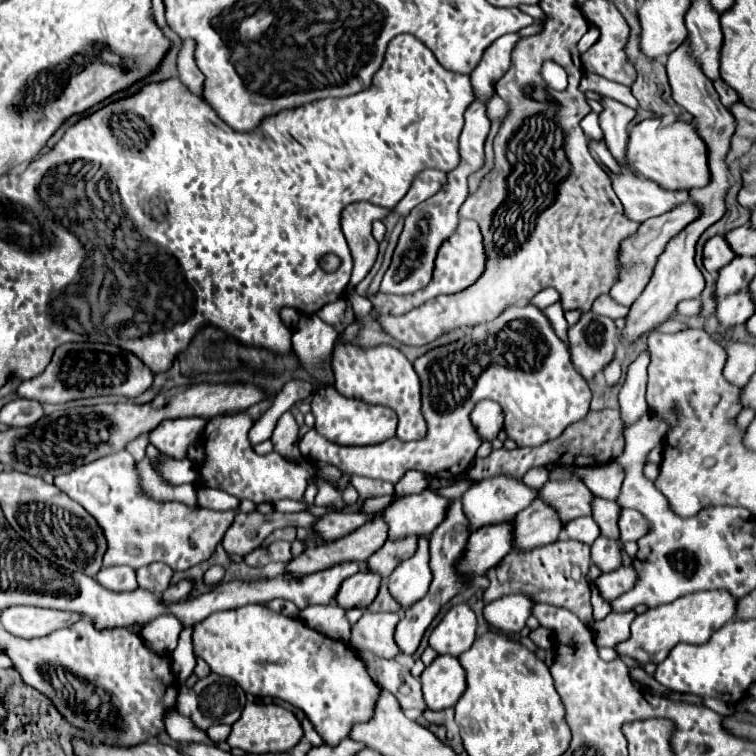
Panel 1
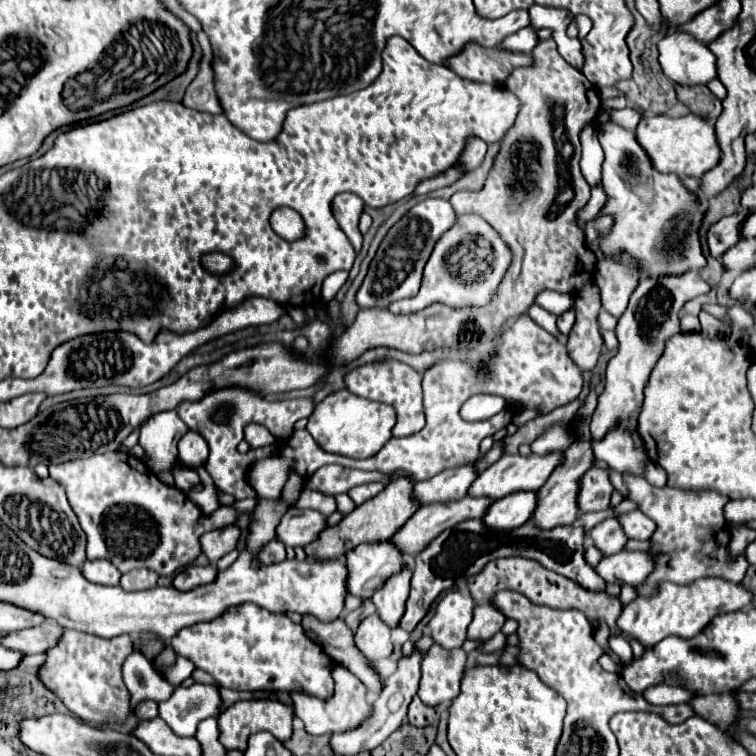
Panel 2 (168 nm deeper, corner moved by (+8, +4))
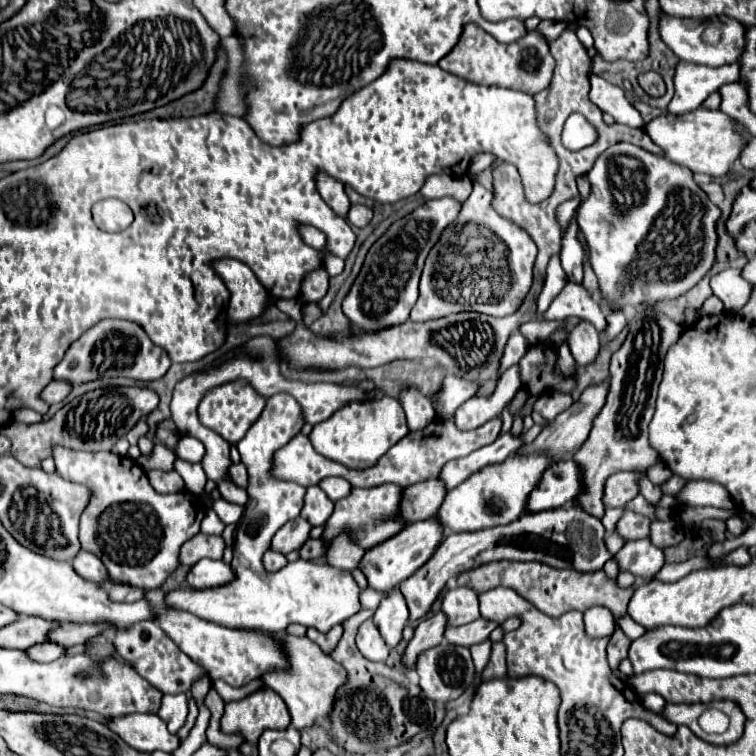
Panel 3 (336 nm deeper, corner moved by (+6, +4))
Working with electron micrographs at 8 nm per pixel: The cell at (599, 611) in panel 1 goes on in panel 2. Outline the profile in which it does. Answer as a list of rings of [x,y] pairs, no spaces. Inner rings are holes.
[[[467,520],[461,522],[457,528],[449,528],[441,532],[423,552],[415,556],[415,570],[411,578],[411,594],[407,598],[405,614],[399,622],[399,626],[407,632],[411,632],[419,620],[427,614],[431,602],[445,590],[451,590],[459,584],[459,580],[465,580],[471,574],[481,572],[481,568],[497,558],[509,558],[509,556],[521,556],[531,558],[539,564],[543,564],[547,570],[559,572],[561,576],[567,576],[575,582],[579,582],[583,588],[589,590],[605,590],[605,580],[585,562],[583,556],[583,542],[585,542],[585,530],[581,524],[571,526],[555,526],[551,530],[537,528],[531,520],[521,524],[513,530],[491,530],[481,520]]]

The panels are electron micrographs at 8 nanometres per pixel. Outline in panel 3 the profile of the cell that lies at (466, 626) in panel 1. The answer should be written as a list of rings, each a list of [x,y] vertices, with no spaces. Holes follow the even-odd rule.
[[[465,586],[447,590],[447,594],[443,596],[441,610],[447,616],[447,628],[469,624],[481,616],[477,592],[473,592],[471,588],[465,588]]]

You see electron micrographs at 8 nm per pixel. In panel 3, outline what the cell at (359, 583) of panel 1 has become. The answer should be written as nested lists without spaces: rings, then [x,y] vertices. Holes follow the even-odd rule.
[[[435,518],[417,524],[407,524],[401,532],[397,532],[397,536],[391,536],[391,540],[385,540],[383,544],[377,544],[375,548],[367,550],[363,560],[359,562],[359,568],[365,574],[371,588],[379,592],[391,592],[397,584],[415,574],[415,570],[421,568],[433,556],[441,540],[443,540],[443,530],[439,528],[439,522]]]

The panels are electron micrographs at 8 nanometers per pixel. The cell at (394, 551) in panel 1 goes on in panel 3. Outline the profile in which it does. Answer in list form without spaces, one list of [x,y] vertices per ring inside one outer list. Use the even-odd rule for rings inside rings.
[[[509,456],[505,462],[487,466],[481,472],[469,476],[457,488],[445,494],[445,500],[437,512],[437,520],[445,536],[451,532],[473,532],[473,530],[509,524],[517,520],[525,510],[527,496],[537,486],[541,474],[549,466],[551,462],[541,456],[523,456],[523,458]]]

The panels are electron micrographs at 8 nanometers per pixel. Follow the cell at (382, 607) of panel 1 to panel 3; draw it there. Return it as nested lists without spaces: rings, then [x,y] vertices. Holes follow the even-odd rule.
[[[359,610],[351,620],[345,620],[343,638],[337,648],[331,652],[331,658],[343,664],[349,672],[349,680],[339,688],[335,698],[335,708],[331,712],[331,736],[337,744],[341,744],[347,752],[367,754],[377,752],[379,748],[391,748],[393,742],[409,740],[417,732],[425,730],[433,722],[435,704],[423,696],[423,690],[411,676],[401,670],[389,668],[385,662],[367,660],[359,648],[355,646],[357,628],[361,622],[373,616],[373,610]]]

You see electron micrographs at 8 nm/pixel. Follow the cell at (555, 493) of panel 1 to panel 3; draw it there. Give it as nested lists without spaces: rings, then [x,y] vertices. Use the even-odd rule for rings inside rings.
[[[615,472],[605,482],[603,504],[607,508],[613,508],[613,506],[621,506],[623,508],[637,494],[639,494],[637,476],[633,472]]]

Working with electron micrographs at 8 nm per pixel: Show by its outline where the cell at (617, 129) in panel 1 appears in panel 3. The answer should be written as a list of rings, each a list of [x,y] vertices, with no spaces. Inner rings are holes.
[[[619,142],[597,158],[587,178],[591,182],[591,196],[581,202],[577,222],[589,246],[589,262],[599,278],[603,312],[619,310],[627,304],[675,298],[693,288],[711,270],[717,244],[715,224],[721,210],[695,184],[687,168],[629,142]]]

